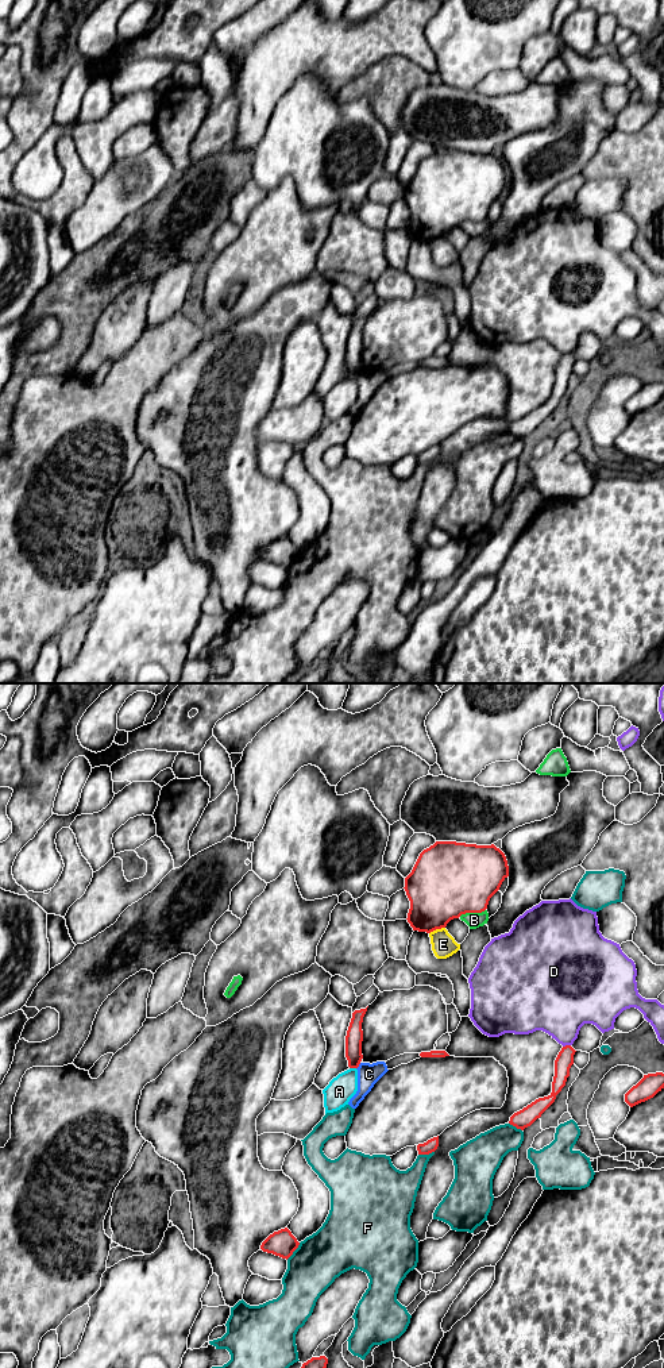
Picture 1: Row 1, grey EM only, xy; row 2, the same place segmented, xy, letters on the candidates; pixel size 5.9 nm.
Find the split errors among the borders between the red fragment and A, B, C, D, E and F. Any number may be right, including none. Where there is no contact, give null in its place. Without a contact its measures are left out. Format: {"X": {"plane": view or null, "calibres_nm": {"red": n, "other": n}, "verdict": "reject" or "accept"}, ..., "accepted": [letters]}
{"A": {"plane": "xy", "calibres_nm": {"red": 100, "other": 160}, "verdict": "reject"}, "B": {"plane": "xy", "calibres_nm": {"red": 440, "other": 100}, "verdict": "reject"}, "C": {"plane": "xy", "calibres_nm": {"red": 100, "other": 130}, "verdict": "reject"}, "D": {"plane": "xy", "calibres_nm": {"red": 100, "other": 360}, "verdict": "reject"}, "E": {"plane": "xy", "calibres_nm": {"red": 400, "other": 140}, "verdict": "reject"}, "F": {"plane": "xy", "calibres_nm": {"red": 160, "other": 300}, "verdict": "reject"}, "accepted": []}

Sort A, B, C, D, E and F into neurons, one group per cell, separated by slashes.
A / B / C / D / E / F

